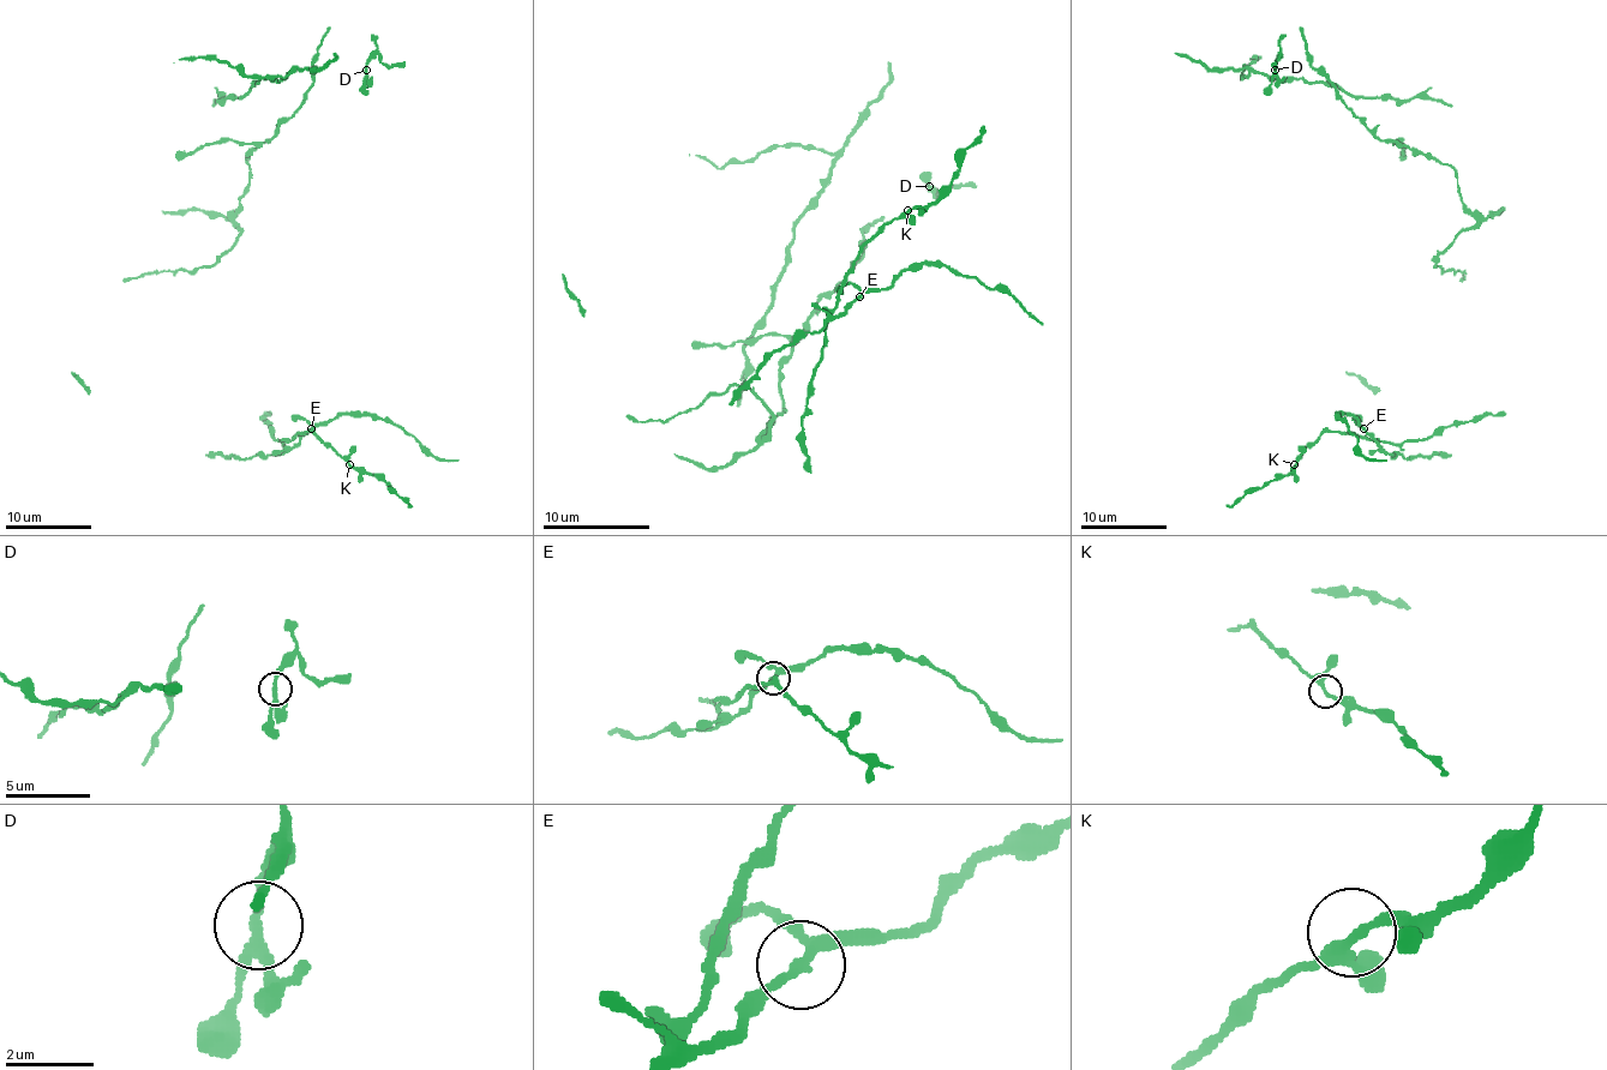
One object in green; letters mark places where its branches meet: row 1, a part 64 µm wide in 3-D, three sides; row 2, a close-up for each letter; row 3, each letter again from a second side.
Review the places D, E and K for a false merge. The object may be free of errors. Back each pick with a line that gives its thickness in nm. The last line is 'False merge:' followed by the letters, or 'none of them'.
False merge: none of them

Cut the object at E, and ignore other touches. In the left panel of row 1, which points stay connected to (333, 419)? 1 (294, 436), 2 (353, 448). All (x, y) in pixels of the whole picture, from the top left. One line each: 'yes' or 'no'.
1: no
2: no

